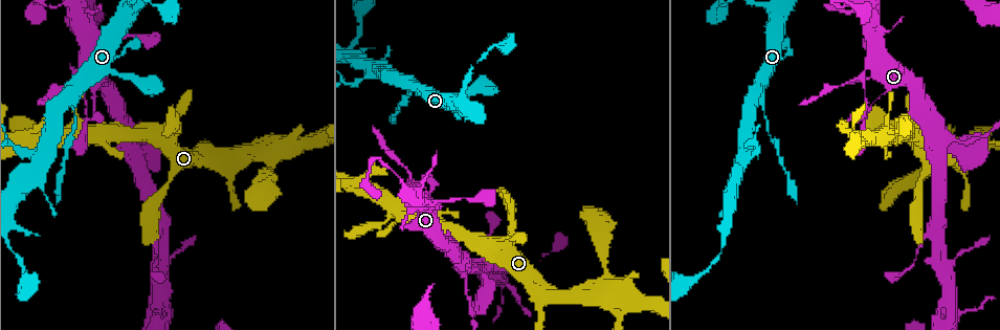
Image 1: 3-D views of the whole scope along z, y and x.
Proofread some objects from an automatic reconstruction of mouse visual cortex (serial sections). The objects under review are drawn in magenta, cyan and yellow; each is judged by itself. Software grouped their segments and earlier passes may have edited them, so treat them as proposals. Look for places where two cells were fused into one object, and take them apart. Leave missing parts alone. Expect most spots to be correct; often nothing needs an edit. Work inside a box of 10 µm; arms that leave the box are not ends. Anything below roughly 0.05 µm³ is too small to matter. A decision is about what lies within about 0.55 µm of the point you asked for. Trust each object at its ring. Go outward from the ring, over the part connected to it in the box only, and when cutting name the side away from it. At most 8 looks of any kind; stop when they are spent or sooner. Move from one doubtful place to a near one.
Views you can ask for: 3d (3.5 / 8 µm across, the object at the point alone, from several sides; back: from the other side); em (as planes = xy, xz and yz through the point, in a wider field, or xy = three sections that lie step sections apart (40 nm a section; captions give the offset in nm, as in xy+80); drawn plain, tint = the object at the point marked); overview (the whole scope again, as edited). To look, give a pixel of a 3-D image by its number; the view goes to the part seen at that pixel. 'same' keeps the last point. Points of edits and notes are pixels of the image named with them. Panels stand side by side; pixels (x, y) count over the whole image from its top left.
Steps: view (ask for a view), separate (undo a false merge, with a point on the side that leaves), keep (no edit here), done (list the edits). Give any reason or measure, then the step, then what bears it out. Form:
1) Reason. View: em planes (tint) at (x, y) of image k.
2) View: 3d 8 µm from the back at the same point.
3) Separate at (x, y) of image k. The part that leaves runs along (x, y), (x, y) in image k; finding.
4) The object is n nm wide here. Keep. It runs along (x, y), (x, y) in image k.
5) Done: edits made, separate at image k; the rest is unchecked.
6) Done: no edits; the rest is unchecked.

Branch point. View: 3d 8 µm at (861, 78) of image 1.

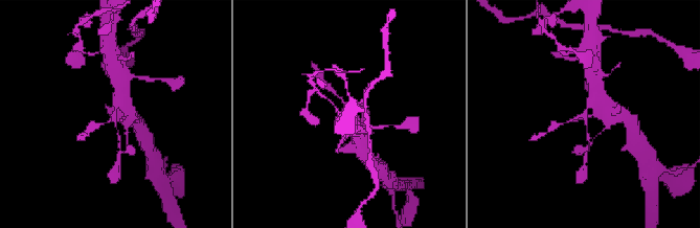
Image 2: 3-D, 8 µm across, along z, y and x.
View: em xy step 2 (tint) at the same point.

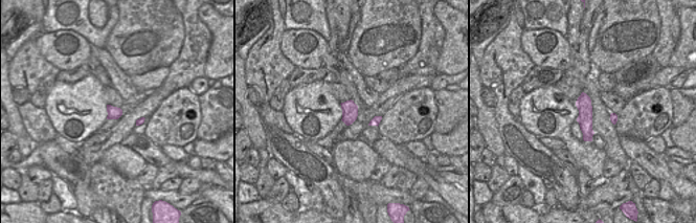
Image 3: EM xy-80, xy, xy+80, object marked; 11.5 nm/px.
Keep. It runs along (601, 105), (583, 114), (589, 142) in image 2; all the same cell.

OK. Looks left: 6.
Calibre changes. View: 3d 3.5 µm at (72, 90) of image 1.

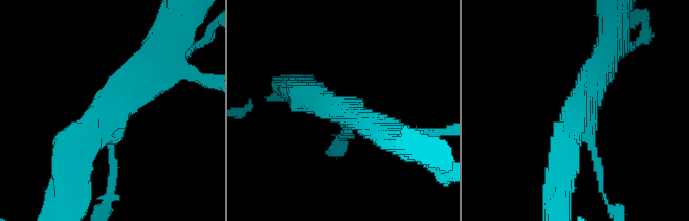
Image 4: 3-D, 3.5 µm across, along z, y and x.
3 arms meet here; the arms are 150, 400, 400 nm wide. View: em planes (tint) at (580, 108) of image 4.

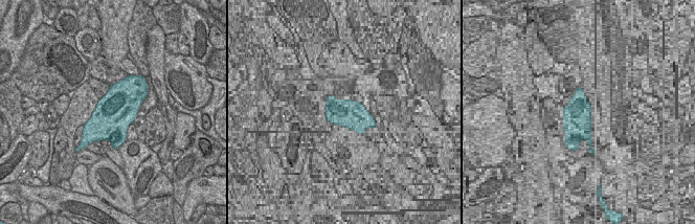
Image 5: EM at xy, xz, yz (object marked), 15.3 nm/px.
Keep. One cell here.

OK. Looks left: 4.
A fork. View: 3d 3.5 µm from the back at (36, 168) of image 1.

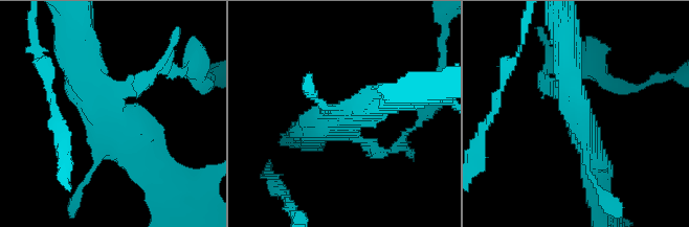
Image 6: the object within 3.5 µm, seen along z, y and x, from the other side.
Need the tissue. View: em planes (tint) at (112, 116) of image 6.

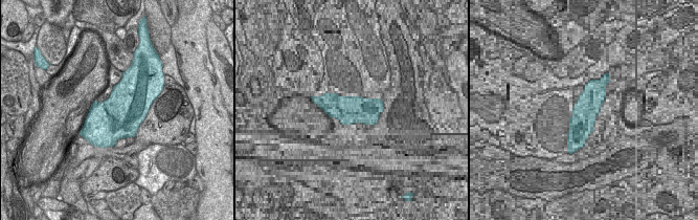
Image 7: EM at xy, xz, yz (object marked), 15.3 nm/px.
The object is 650 nm wide here. Keep. It runs along (84, 52), (96, 97), (154, 168) in image 6; one cell here.

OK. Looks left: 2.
Done: no edits; the rest is unchecked.

